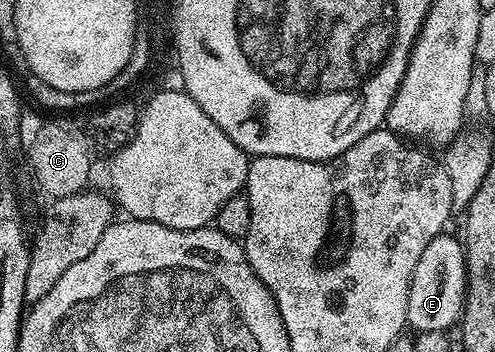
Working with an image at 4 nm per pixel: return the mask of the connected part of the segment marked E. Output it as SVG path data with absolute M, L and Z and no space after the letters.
M444 231L425 247L417 267L413 267L413 279L407 300L407 324L416 334L450 330L450 325L463 315L463 302L467 300L467 259L463 256L463 243L458 236L450 237Z

